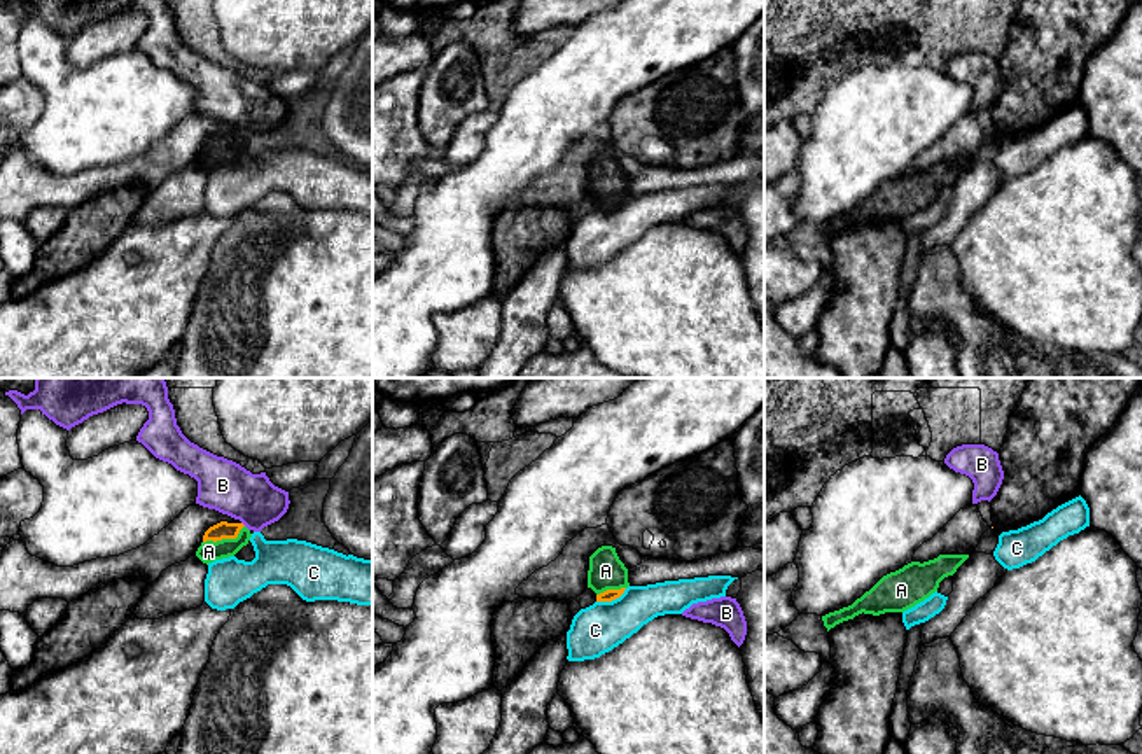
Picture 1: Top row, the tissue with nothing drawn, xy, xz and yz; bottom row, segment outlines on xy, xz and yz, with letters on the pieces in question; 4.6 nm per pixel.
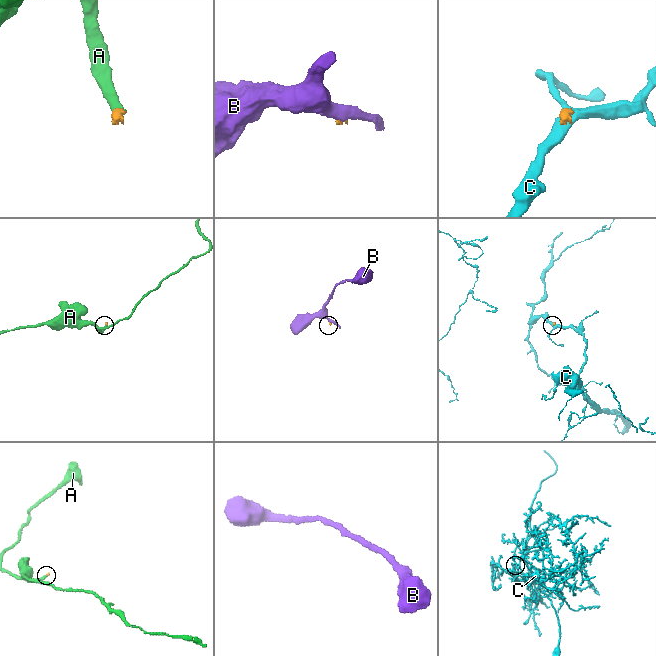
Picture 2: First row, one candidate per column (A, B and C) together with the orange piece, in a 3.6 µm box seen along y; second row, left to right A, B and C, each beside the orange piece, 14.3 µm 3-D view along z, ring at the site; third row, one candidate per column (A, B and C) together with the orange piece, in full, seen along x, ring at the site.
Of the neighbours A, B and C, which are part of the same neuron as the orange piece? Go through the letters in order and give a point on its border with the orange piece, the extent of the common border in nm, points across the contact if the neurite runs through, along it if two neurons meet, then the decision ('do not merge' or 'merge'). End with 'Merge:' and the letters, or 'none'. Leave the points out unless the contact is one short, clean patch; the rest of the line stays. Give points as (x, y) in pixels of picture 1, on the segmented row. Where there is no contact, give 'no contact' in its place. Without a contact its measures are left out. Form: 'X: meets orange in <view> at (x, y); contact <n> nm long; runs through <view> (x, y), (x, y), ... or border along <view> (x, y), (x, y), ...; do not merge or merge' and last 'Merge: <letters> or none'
A: meets orange in xy at (224, 537); contact 200 nm long; runs through xy (221, 530), (224, 537), (208, 551); merge
B: no contact; do not merge
C: meets orange in xz at (611, 600); contact 160 nm long; border along xz (626, 588), (611, 600), (597, 602); do not merge
Merge: A

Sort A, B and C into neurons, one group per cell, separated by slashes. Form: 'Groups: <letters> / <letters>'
Groups: A / B / C

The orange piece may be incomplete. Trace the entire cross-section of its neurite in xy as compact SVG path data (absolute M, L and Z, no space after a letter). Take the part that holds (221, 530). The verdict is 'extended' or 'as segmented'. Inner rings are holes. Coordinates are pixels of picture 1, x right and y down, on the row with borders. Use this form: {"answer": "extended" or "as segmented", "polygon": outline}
{"answer": "extended", "polygon": "M220 521L205 532L196 556L206 565L215 560L234 556L248 544L250 537L252 534L243 523Z"}

